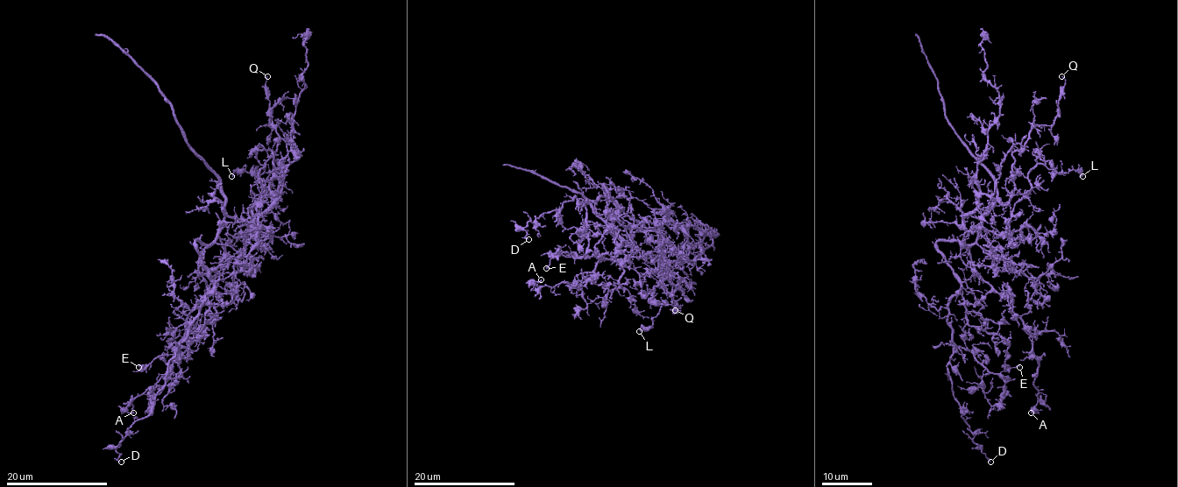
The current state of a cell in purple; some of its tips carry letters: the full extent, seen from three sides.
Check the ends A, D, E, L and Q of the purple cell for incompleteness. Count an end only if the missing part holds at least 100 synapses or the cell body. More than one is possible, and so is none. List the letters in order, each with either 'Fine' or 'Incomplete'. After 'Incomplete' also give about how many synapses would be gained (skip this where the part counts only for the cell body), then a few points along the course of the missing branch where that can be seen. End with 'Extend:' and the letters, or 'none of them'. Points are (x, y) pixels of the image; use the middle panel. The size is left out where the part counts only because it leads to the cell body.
A: Fine
D: Fine
E: Fine
L: Fine
Q: Fine
Extend: none of them

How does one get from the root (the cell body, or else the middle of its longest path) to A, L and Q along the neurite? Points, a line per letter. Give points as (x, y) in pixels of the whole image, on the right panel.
A: (993, 262), (976, 243), (970, 247), (973, 268), (1011, 296), (1012, 311), (1032, 337), (1039, 393), (1031, 412)
L: (993, 262), (987, 234), (1005, 230), (1013, 205), (1031, 187), (1031, 170), (1044, 164), (1082, 176)
Q: (993, 262), (985, 230), (964, 219), (982, 195), (1008, 201), (1012, 153), (1053, 123), (1061, 76)

